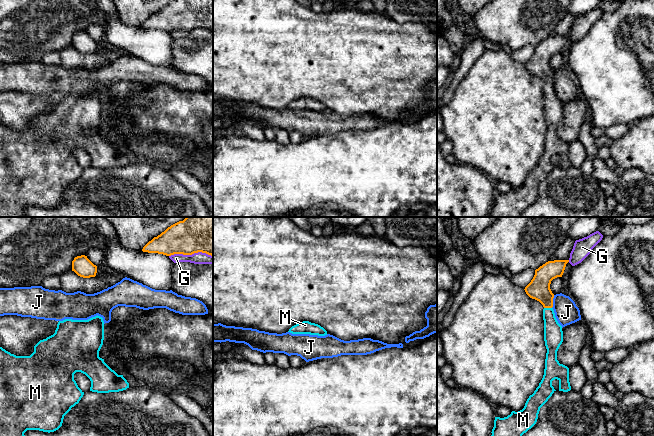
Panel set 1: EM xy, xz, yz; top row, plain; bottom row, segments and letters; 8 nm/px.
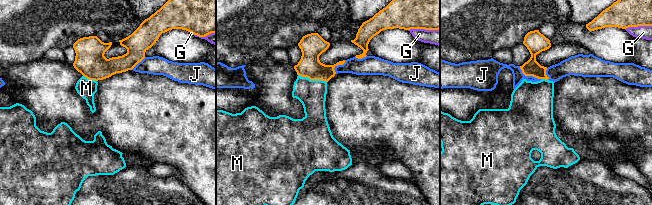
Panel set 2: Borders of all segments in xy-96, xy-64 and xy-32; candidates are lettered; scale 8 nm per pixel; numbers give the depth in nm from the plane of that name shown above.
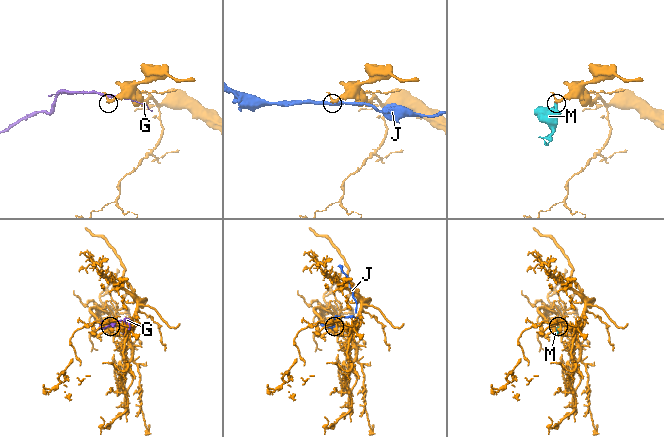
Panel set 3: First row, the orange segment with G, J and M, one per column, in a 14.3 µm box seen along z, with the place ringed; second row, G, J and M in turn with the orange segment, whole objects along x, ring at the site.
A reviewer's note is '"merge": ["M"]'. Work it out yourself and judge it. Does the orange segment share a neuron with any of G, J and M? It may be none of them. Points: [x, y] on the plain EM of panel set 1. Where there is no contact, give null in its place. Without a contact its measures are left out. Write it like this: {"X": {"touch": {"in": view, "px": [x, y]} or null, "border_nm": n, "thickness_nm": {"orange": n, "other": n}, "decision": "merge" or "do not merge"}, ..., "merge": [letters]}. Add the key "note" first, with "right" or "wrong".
{"note": "right", "G": {"touch": {"in": "xy", "px": [190, 30]}, "border_nm": 360, "thickness_nm": {"orange": 260, "other": 100}, "decision": "do not merge"}, "J": {"touch": {"in": "yz", "px": [552, 77]}, "border_nm": 110, "thickness_nm": {"orange": 180, "other": 190}, "decision": "do not merge"}, "M": {"touch": {"in": "yz", "px": [548, 83]}, "border_nm": 60, "thickness_nm": {"orange": 180, "other": 160}, "decision": "merge"}, "merge": ["M"]}

